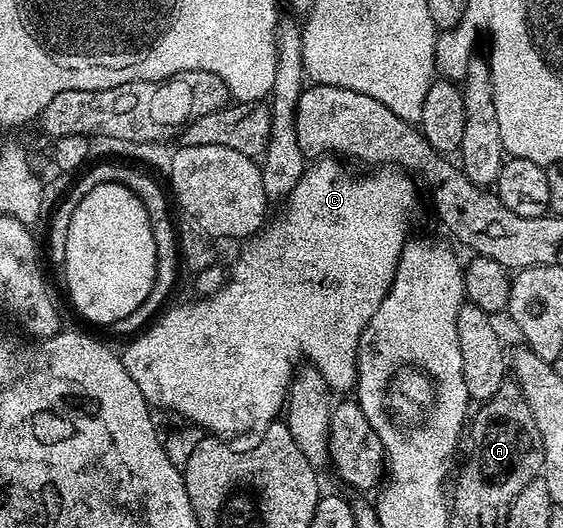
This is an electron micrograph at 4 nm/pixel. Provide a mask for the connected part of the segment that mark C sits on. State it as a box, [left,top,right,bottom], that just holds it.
[120,158,419,438]

